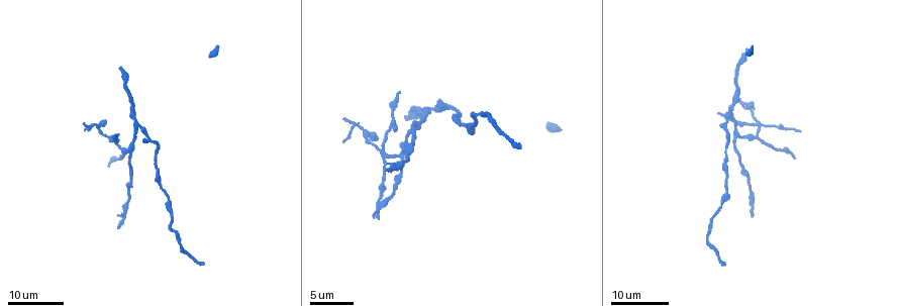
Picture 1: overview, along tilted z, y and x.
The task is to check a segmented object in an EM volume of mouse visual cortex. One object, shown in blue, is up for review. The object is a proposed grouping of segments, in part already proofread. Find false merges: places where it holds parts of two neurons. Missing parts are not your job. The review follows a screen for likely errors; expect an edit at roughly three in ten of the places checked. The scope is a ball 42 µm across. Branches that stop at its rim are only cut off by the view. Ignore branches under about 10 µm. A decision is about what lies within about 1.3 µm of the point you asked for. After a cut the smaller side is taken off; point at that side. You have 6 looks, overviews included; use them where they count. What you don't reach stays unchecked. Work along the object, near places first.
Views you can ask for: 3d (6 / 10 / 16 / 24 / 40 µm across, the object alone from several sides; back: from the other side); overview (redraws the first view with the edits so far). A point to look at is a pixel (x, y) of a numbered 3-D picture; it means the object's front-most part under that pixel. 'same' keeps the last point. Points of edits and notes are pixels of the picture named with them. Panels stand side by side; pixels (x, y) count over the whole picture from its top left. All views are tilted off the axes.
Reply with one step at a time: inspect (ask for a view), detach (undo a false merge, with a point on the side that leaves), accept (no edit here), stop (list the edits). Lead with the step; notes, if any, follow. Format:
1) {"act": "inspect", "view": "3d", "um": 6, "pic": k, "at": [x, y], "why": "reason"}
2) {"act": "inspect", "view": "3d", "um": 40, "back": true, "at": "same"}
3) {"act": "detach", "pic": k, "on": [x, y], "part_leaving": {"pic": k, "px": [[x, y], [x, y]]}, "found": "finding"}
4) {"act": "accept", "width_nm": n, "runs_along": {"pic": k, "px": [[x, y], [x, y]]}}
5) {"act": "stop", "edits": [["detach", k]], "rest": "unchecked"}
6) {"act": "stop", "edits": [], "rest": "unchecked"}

{"act": "inspect", "view": "3d", "um": 24, "pic": 1, "at": [383, 151], "why": "four arms meet"}

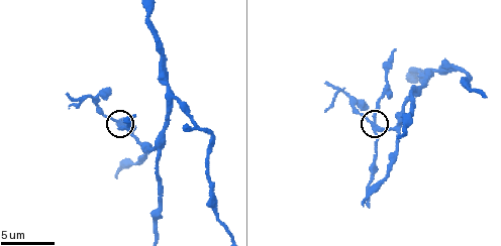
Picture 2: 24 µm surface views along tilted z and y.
{"act": "inspect", "view": "3d", "um": 10, "pic": 2, "at": [375, 120]}

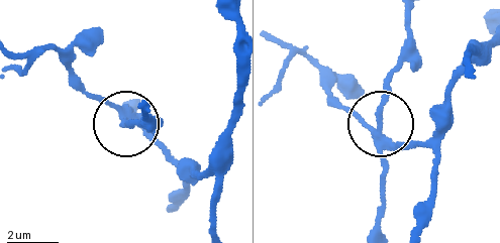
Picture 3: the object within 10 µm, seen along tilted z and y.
{"act": "inspect", "view": "3d", "um": 6, "pic": 3, "at": [379, 126]}

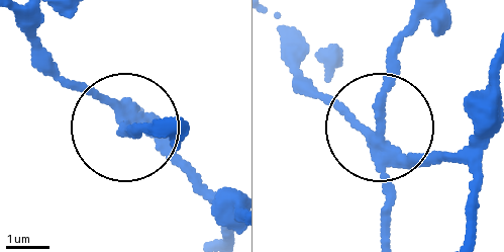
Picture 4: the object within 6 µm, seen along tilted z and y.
{"act": "detach", "pic": 4, "on": [382, 220], "arms": 4, "part_leaving": {"pic": 4, "px": [[375, 152], [386, 59], [404, 25]]}, "found": "two neurons meet here"}

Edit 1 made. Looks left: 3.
{"act": "inspect", "view": "overview", "why": "redraw"}

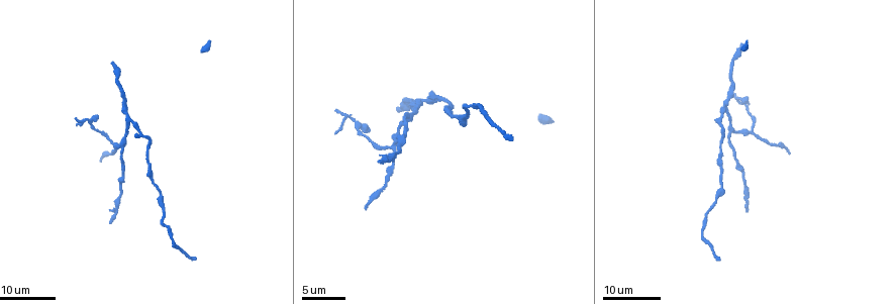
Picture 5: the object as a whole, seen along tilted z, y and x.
{"act": "inspect", "view": "3d", "um": 16, "pic": 5, "at": [127, 121], "why": "three-way junction"}

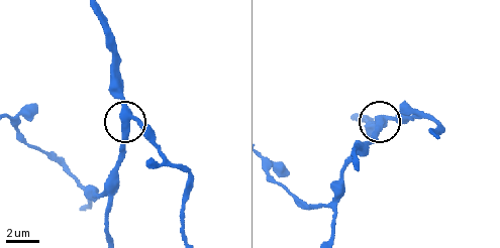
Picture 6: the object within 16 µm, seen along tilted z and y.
{"act": "inspect", "view": "3d", "um": 10, "pic": 6, "at": [126, 123]}

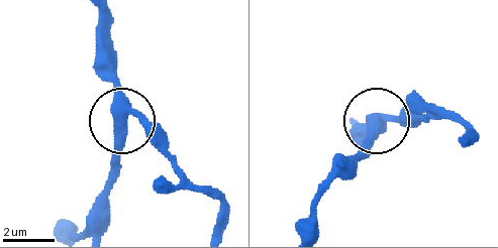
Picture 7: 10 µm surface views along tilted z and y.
{"act": "accept", "arms": 3, "found": "continuous, no second neuron"}

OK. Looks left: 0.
{"act": "stop", "edits": [["detach", 4]], "rest": "unchecked"}

